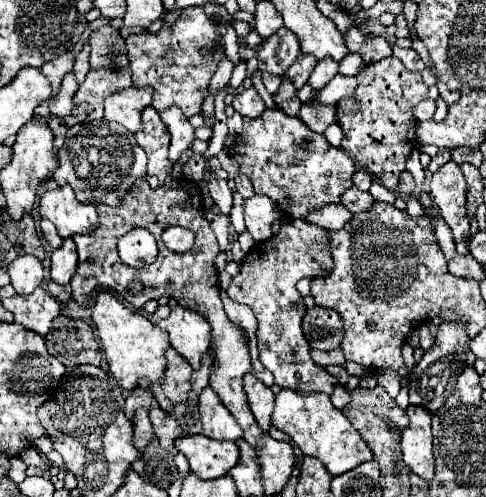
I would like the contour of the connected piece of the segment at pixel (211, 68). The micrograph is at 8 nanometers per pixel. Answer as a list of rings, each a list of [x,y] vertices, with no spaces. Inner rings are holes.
[[[194,6],[184,8],[182,16],[172,26],[164,24],[162,30],[154,36],[138,36],[138,34],[128,36],[126,44],[128,44],[128,60],[130,66],[134,68],[134,84],[154,88],[152,106],[158,112],[170,106],[182,108],[186,118],[200,112],[210,78],[214,76],[218,62],[224,56],[222,38],[214,32],[214,26],[216,26],[214,18],[206,16],[202,6]],[[210,42],[220,42],[220,46],[216,46],[210,56],[202,56],[200,48]]]

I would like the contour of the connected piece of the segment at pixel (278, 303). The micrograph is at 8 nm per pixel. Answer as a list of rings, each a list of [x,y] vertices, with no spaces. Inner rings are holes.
[[[286,218],[278,234],[246,254],[238,276],[232,278],[226,290],[234,302],[250,306],[258,318],[256,338],[260,362],[274,374],[280,388],[300,388],[300,392],[324,392],[332,396],[338,384],[336,376],[328,374],[310,358],[310,346],[302,332],[302,318],[306,308],[302,304],[302,296],[296,290],[298,280],[328,276],[330,272],[330,234],[316,224]]]

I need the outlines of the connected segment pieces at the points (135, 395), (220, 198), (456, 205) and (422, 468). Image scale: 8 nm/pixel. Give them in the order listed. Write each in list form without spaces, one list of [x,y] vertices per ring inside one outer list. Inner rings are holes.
[[[134,388],[134,390],[130,390],[128,392],[128,396],[126,396],[126,416],[130,418],[132,414],[134,414],[134,410],[138,408],[138,406],[144,406],[144,408],[148,408],[150,406],[150,402],[152,402],[152,392],[150,392],[150,388]]]
[[[210,168],[206,172],[208,172],[208,190],[210,190],[210,196],[212,196],[214,204],[220,208],[222,214],[230,214],[230,210],[232,210],[232,192],[230,192],[226,180],[216,178]]]
[[[446,162],[430,182],[430,196],[434,204],[440,210],[442,220],[452,230],[456,250],[458,254],[470,254],[468,240],[470,240],[470,228],[466,218],[466,180],[460,172],[460,166],[456,162]]]
[[[408,406],[410,424],[402,432],[402,458],[410,470],[424,480],[434,478],[434,454],[432,454],[432,430],[430,412],[424,408]]]

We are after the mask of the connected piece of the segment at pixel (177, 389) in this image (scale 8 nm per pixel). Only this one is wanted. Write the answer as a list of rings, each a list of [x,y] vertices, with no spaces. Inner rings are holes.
[[[168,348],[166,350],[166,376],[158,384],[150,384],[158,404],[166,412],[172,410],[174,402],[182,402],[188,398],[188,392],[192,390],[190,376],[192,376],[190,364],[178,352],[174,352],[174,348]]]

